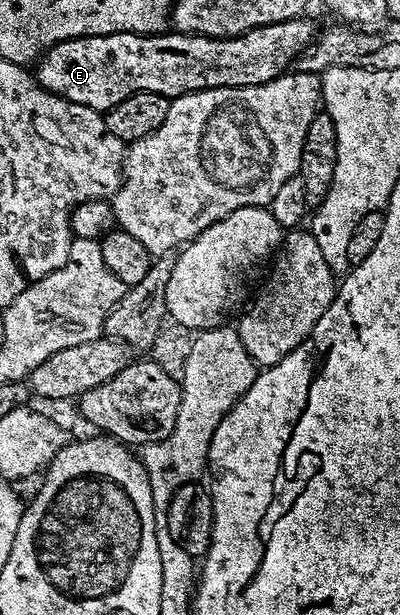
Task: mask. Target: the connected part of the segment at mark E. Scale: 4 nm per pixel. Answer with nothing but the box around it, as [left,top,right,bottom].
[34,16,317,112]

